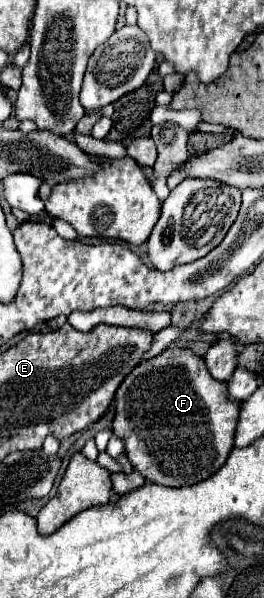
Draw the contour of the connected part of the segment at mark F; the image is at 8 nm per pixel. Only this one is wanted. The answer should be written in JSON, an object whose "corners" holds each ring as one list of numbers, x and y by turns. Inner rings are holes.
{"corners":[[167,348,163,350,159,356,147,360,147,362,141,362,139,366,135,366,131,370,131,374,123,380,123,384,117,388,117,394,115,394,115,402,117,402,117,412,115,412,115,420,113,420,113,434,117,434,119,438,125,440,125,452,131,460,131,464,135,466,135,470,139,470,149,482,155,482,155,484,163,484,163,486,189,486,189,484,197,484,205,478,209,478,211,474,215,474,227,460,229,452,233,450,233,436,235,436,235,426,237,426,237,416,239,416,239,406,241,402,231,402,225,394,227,390,227,384,225,382,217,382,209,376,207,368,205,368,205,362,201,356,195,356,191,350,187,348]]}

